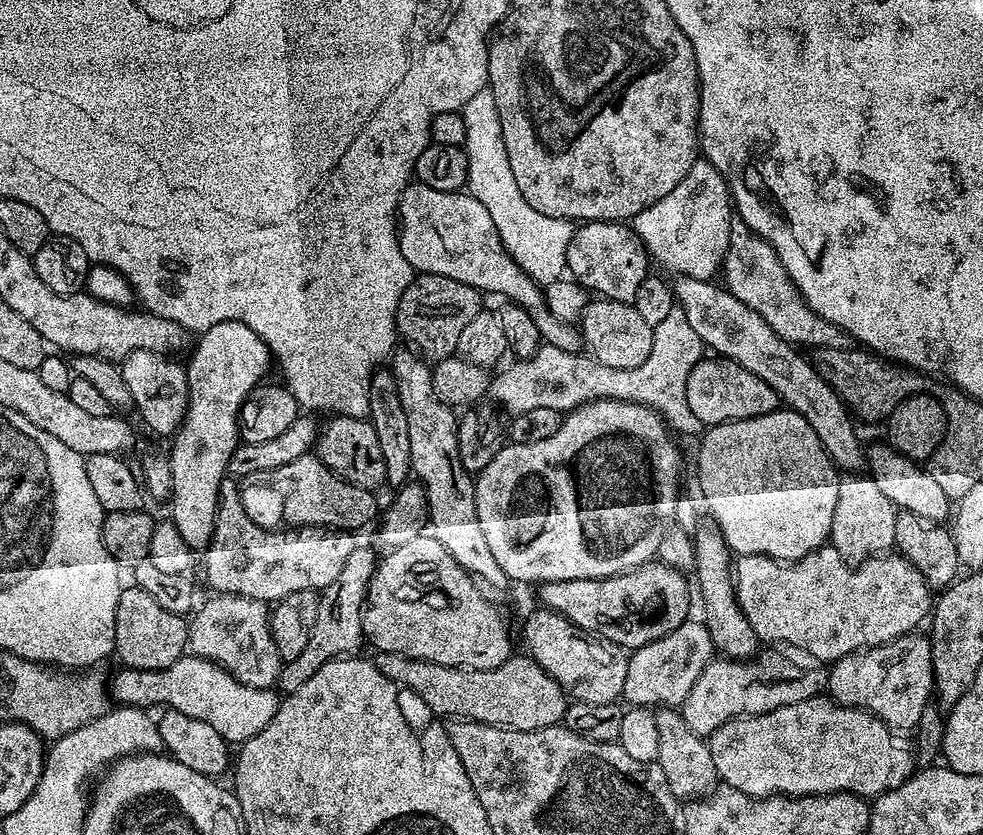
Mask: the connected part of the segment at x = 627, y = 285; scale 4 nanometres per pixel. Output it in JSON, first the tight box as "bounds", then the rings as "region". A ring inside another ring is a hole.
{"bounds":[566,220,650,304],"region":[[[589,220],[581,223],[570,238],[570,246],[566,250],[567,271],[571,279],[587,288],[589,293],[605,300],[617,300],[623,304],[631,304],[638,286],[650,275],[650,255],[643,241],[639,239],[635,229],[624,222],[614,220]]]}

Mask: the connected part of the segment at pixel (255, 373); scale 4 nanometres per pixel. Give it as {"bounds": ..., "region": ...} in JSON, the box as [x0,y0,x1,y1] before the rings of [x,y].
{"bounds":[167,322,274,550],"region":[[[218,322],[218,326],[210,326],[208,332],[199,337],[192,357],[186,360],[188,370],[188,409],[175,436],[171,437],[172,452],[167,453],[168,468],[172,472],[172,499],[170,519],[178,526],[183,540],[194,550],[204,550],[208,547],[214,534],[216,521],[216,503],[220,500],[220,484],[226,479],[230,454],[242,443],[240,439],[240,407],[250,390],[265,379],[268,363],[273,363],[274,357],[269,352],[266,342],[250,330],[248,324],[242,322]]]}

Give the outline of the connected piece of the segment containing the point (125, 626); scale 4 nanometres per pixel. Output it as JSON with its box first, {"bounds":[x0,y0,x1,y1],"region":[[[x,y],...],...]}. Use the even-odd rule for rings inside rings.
{"bounds":[114,586,189,672],"region":[[[135,586],[125,587],[120,593],[118,606],[114,610],[115,659],[120,659],[119,663],[125,668],[143,672],[166,670],[170,666],[174,666],[174,662],[178,662],[181,656],[185,655],[188,646],[188,625],[189,621],[185,617],[170,614],[170,610],[158,606],[158,602],[154,602],[154,598],[150,598],[150,594],[146,594],[146,590]]]}

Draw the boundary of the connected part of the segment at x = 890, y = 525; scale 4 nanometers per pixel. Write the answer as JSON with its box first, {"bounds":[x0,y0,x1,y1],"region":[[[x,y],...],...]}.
{"bounds":[831,474,897,566],"region":[[[860,474],[845,475],[838,486],[838,506],[834,506],[831,547],[838,550],[840,559],[849,566],[863,564],[877,554],[887,553],[896,543],[894,526],[897,515],[896,505],[878,490],[878,486],[874,486],[872,479]]]}

